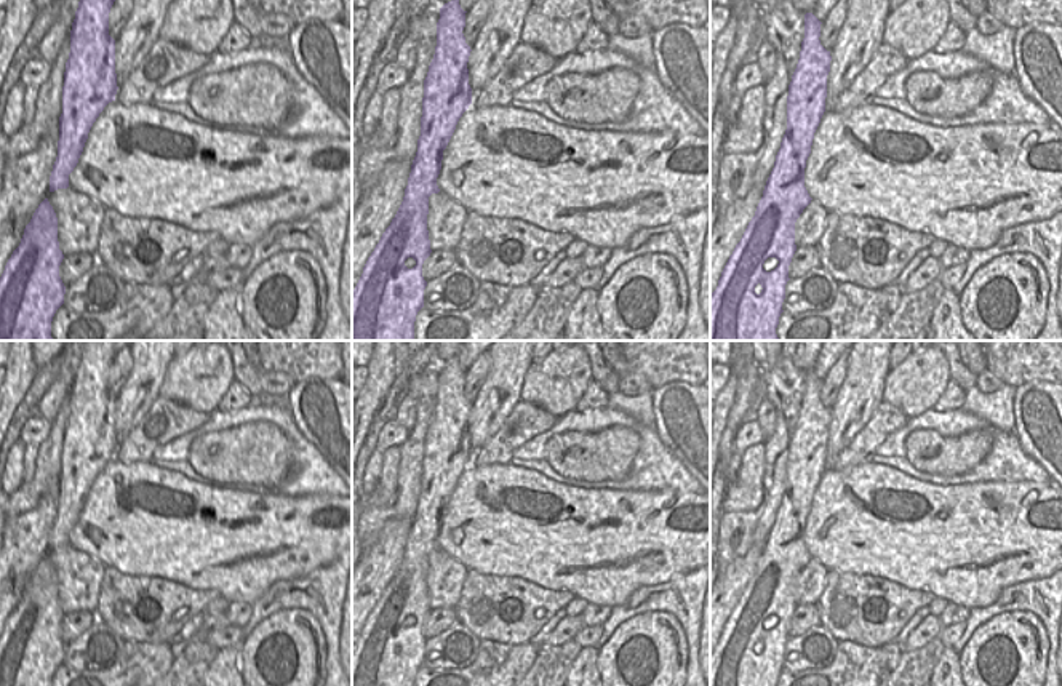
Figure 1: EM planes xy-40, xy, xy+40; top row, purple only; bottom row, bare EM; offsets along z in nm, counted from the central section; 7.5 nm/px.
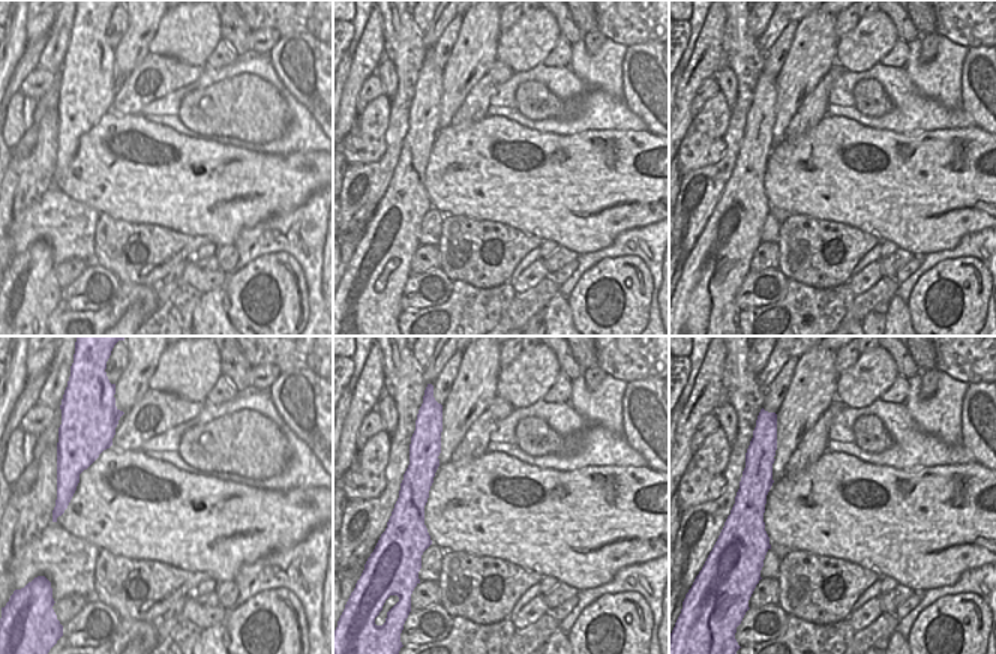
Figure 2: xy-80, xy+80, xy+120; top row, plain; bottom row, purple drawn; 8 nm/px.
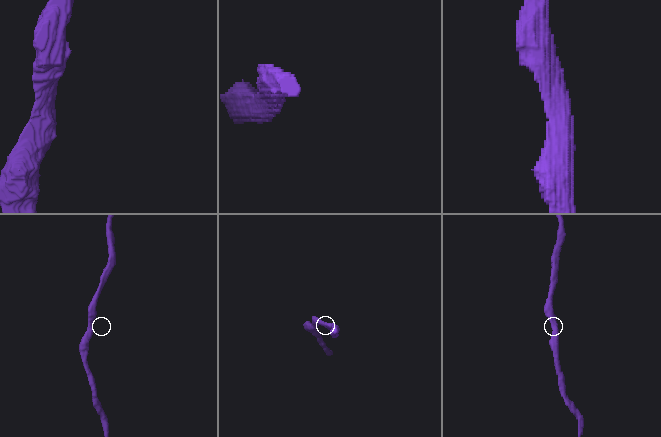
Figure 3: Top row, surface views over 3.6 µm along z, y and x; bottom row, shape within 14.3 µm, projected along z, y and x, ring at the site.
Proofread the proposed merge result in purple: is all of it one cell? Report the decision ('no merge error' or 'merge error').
merge error

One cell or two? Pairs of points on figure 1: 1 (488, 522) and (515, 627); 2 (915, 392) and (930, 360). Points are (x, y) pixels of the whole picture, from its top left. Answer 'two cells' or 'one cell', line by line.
1: two cells
2: one cell

